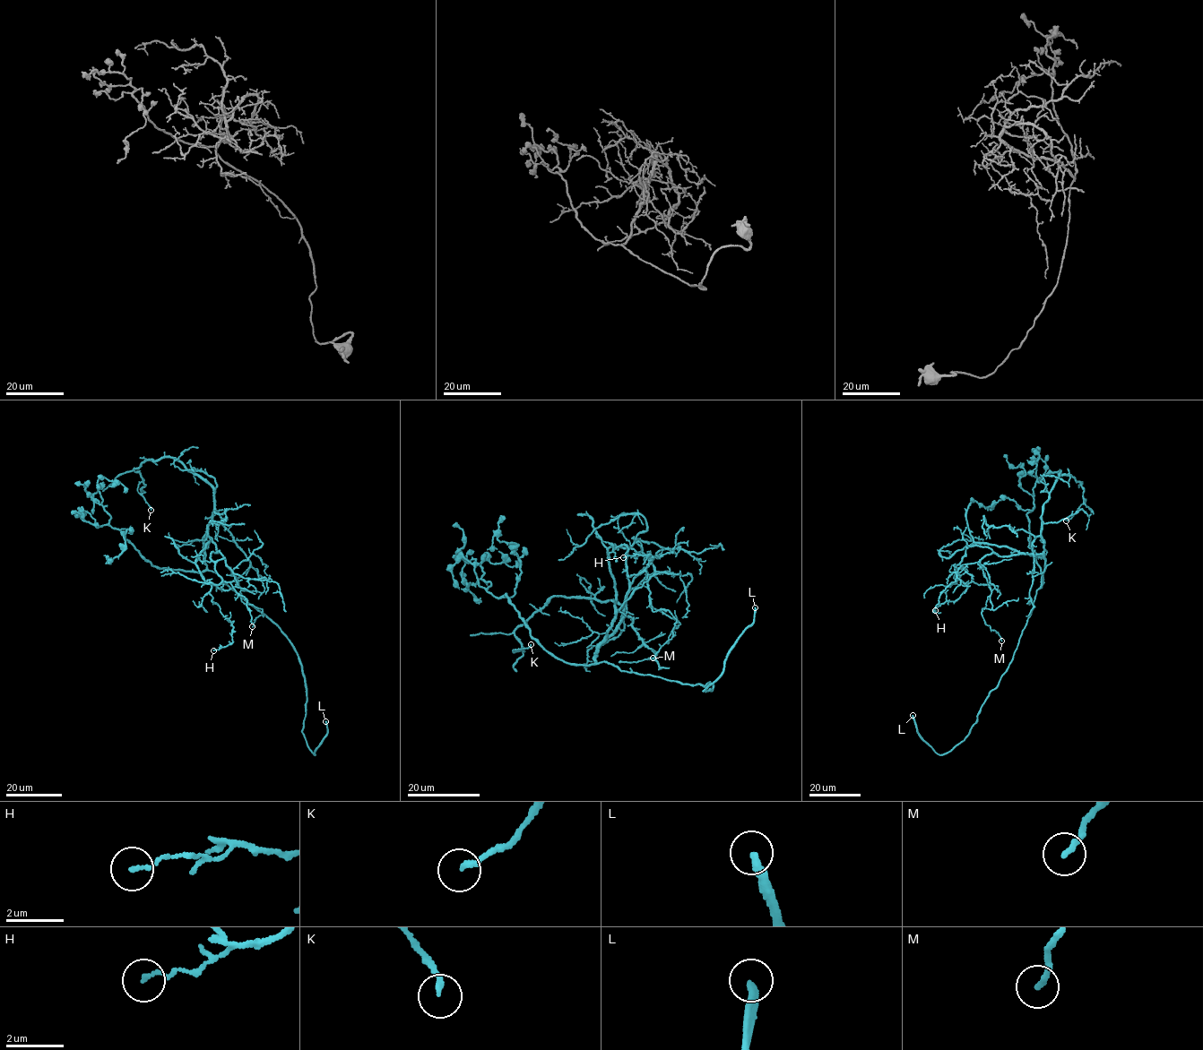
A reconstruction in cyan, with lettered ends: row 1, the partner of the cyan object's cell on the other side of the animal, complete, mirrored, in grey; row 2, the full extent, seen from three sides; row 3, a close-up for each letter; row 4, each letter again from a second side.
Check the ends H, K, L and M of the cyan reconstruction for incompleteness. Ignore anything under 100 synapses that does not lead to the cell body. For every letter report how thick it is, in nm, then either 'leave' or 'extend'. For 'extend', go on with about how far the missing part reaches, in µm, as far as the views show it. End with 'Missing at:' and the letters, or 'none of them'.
H: 110 nm thick; leave
K: 170 nm thick; leave
L: 300 nm thick; extend; about 30 µm are missing
M: 180 nm thick; leave
Missing at: L

